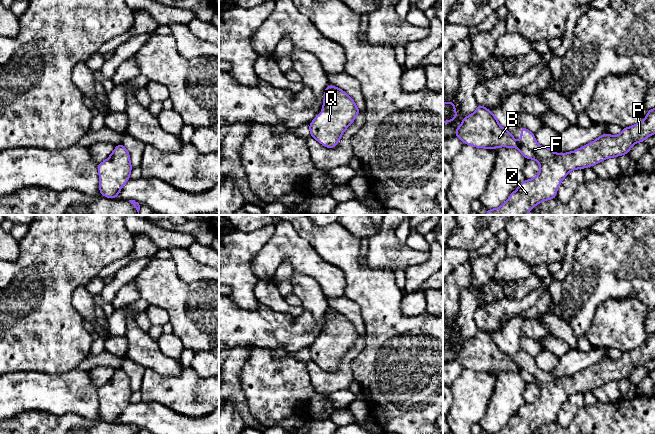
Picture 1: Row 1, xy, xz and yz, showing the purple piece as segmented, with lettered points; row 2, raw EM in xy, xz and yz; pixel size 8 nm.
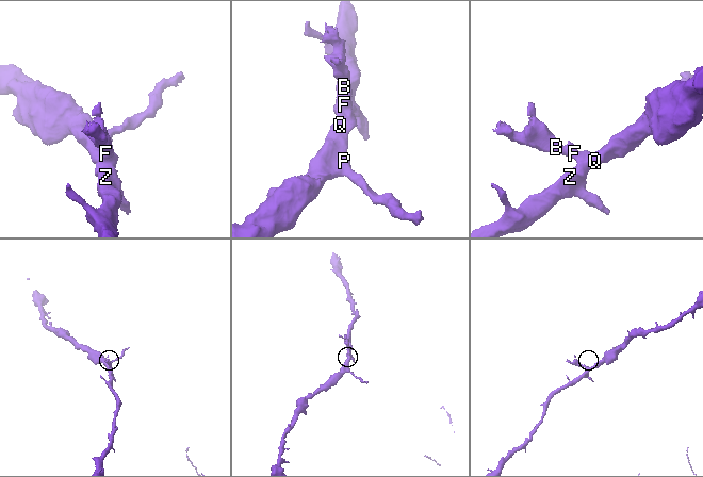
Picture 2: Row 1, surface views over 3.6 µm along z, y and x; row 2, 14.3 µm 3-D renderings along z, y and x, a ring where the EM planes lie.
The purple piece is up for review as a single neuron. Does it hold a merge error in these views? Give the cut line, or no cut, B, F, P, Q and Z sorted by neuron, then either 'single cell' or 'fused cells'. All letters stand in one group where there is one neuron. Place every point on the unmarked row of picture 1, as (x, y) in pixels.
no cut; B F P Q Z; single cell

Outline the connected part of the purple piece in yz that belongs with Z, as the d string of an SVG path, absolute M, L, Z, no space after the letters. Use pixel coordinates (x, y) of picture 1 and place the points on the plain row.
M479 327L476 335L466 340L455 355L455 360L464 368L490 374L498 371L514 371L517 372L526 383L534 383L540 388L540 397L536 401L531 404L524 404L520 407L517 414L510 418L503 429L496 433L488 434L531 434L534 430L545 424L555 423L558 411L570 395L591 391L611 381L629 378L631 371L635 367L644 366L647 361L653 358L655 358L655 332L648 334L647 340L643 345L633 350L623 352L622 356L617 360L612 360L608 357L603 358L593 366L573 376L557 378L549 371L540 370L535 364L534 358L523 350L521 350L521 366L518 367L510 355L501 351L497 341L494 340L488 332L481 330Z

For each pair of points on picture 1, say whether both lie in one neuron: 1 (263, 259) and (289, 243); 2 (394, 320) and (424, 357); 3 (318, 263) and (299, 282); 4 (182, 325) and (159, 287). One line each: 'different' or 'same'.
1: same
2: same
3: different
4: same

